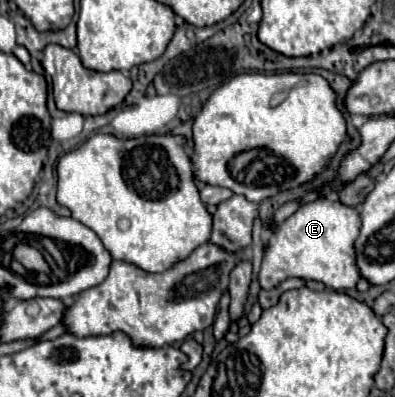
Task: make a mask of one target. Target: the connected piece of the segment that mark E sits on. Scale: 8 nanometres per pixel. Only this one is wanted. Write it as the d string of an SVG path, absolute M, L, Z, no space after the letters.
M323 198L297 208L293 216L283 220L265 244L259 270L261 290L271 290L285 278L297 276L319 280L333 290L349 290L357 284L357 268L353 268L353 240L359 232L357 210L343 206L335 198Z

